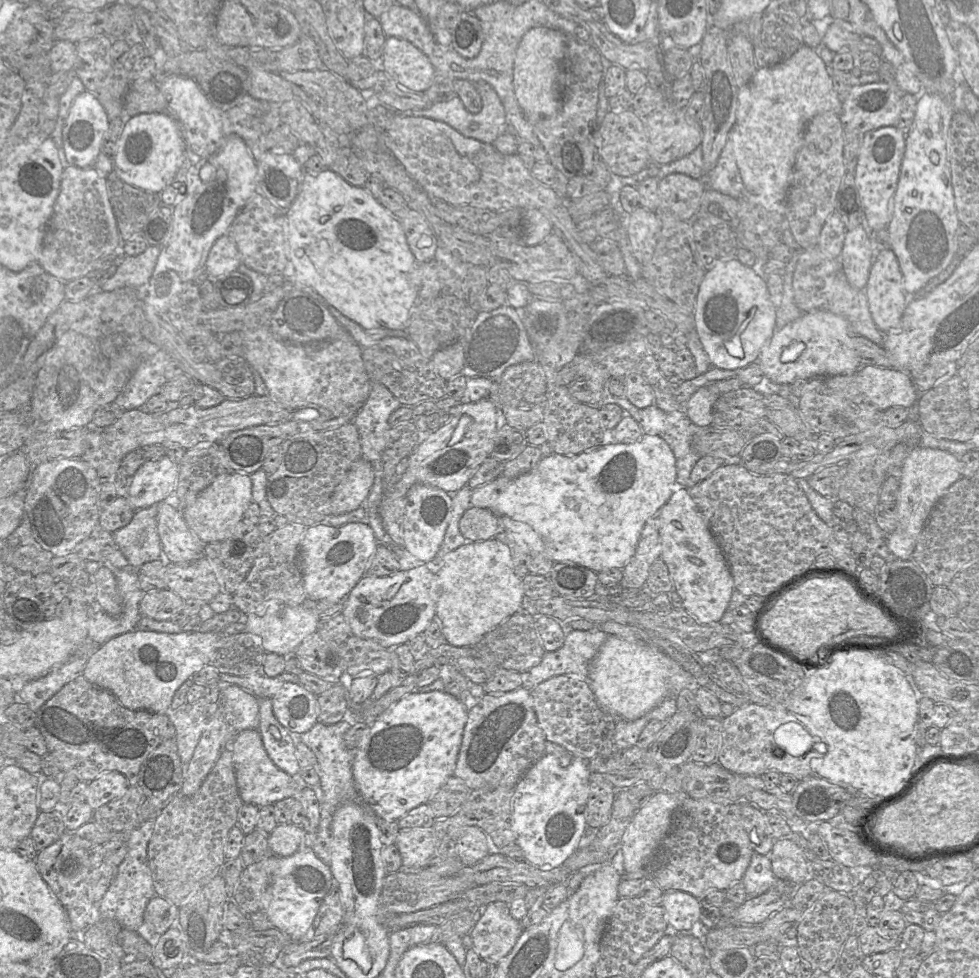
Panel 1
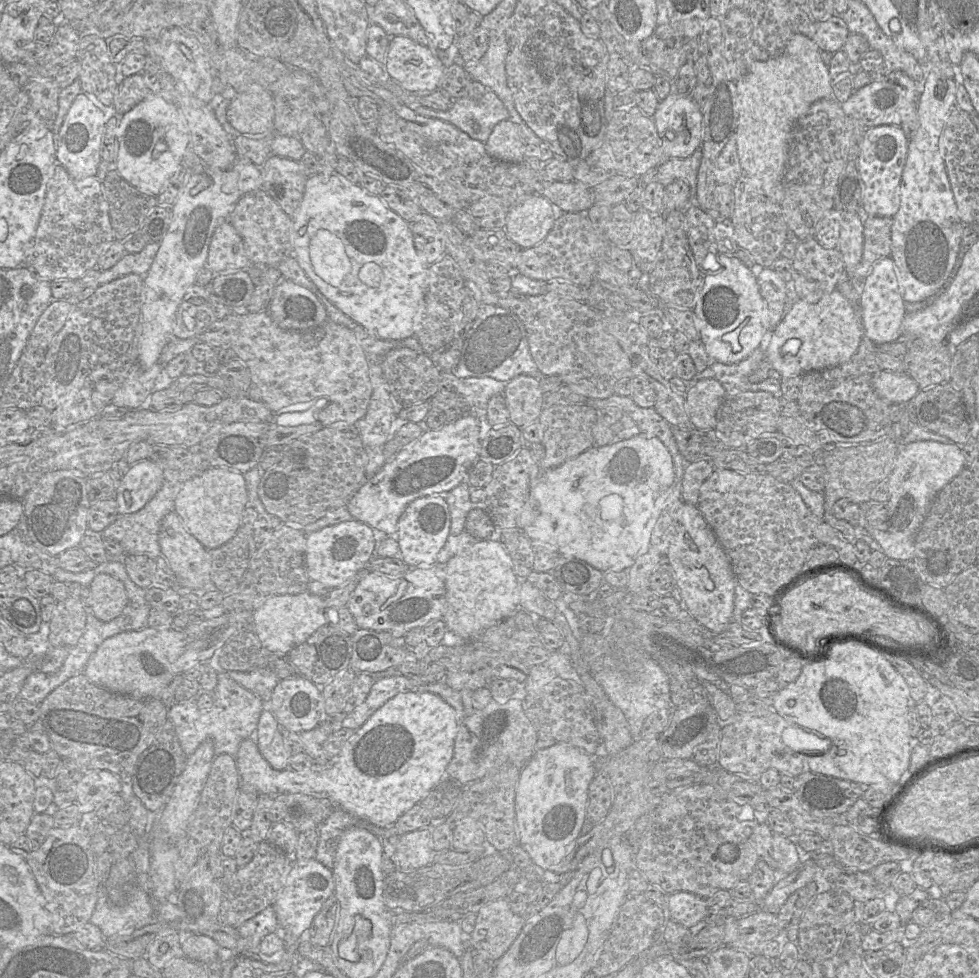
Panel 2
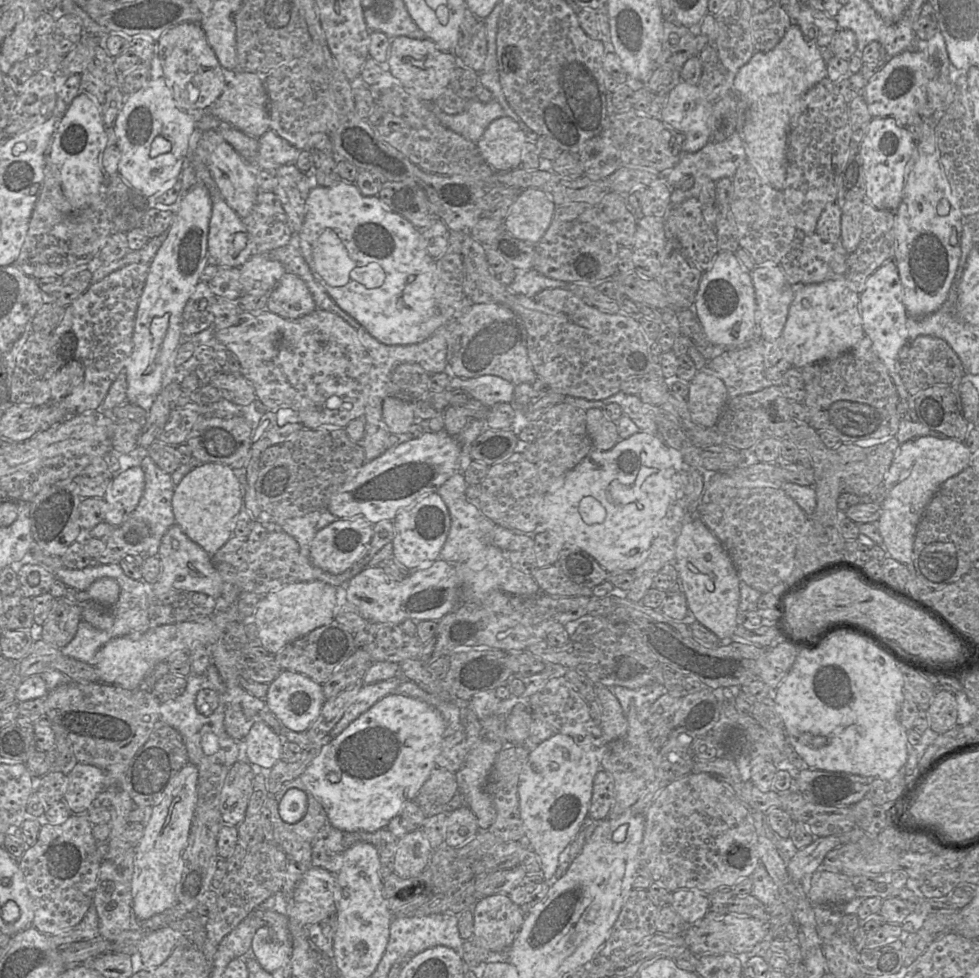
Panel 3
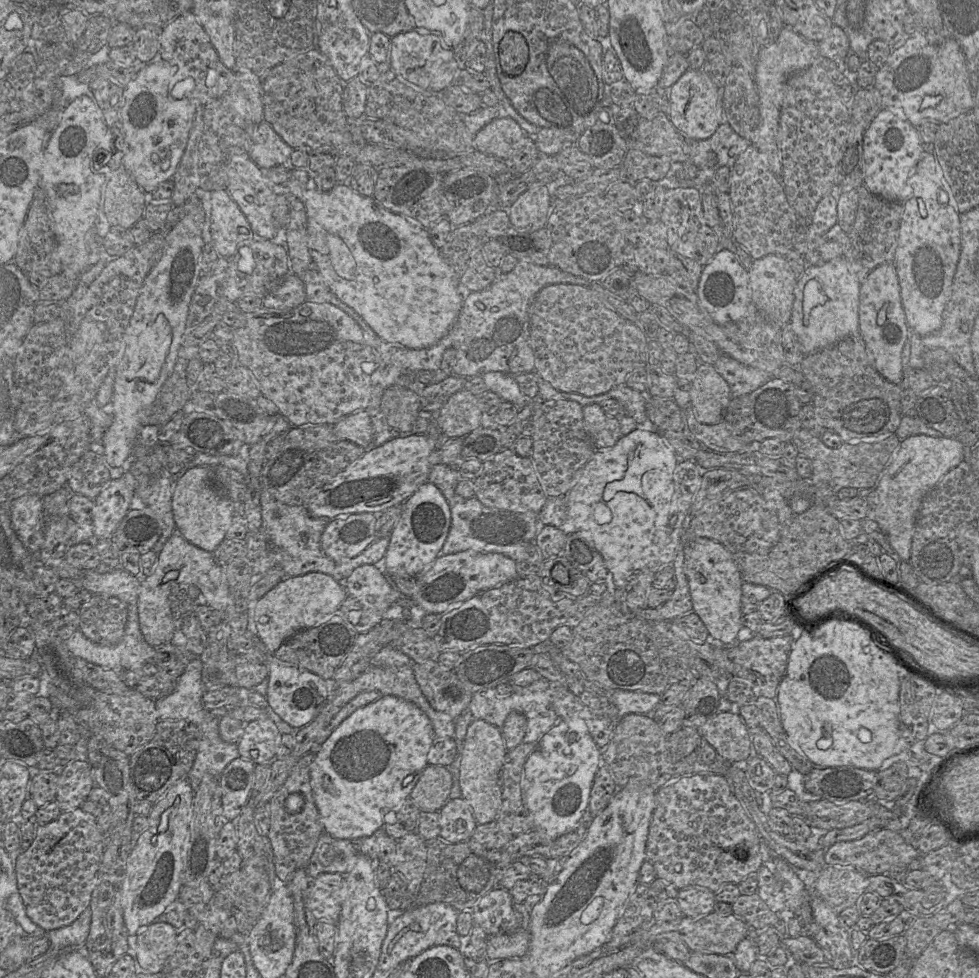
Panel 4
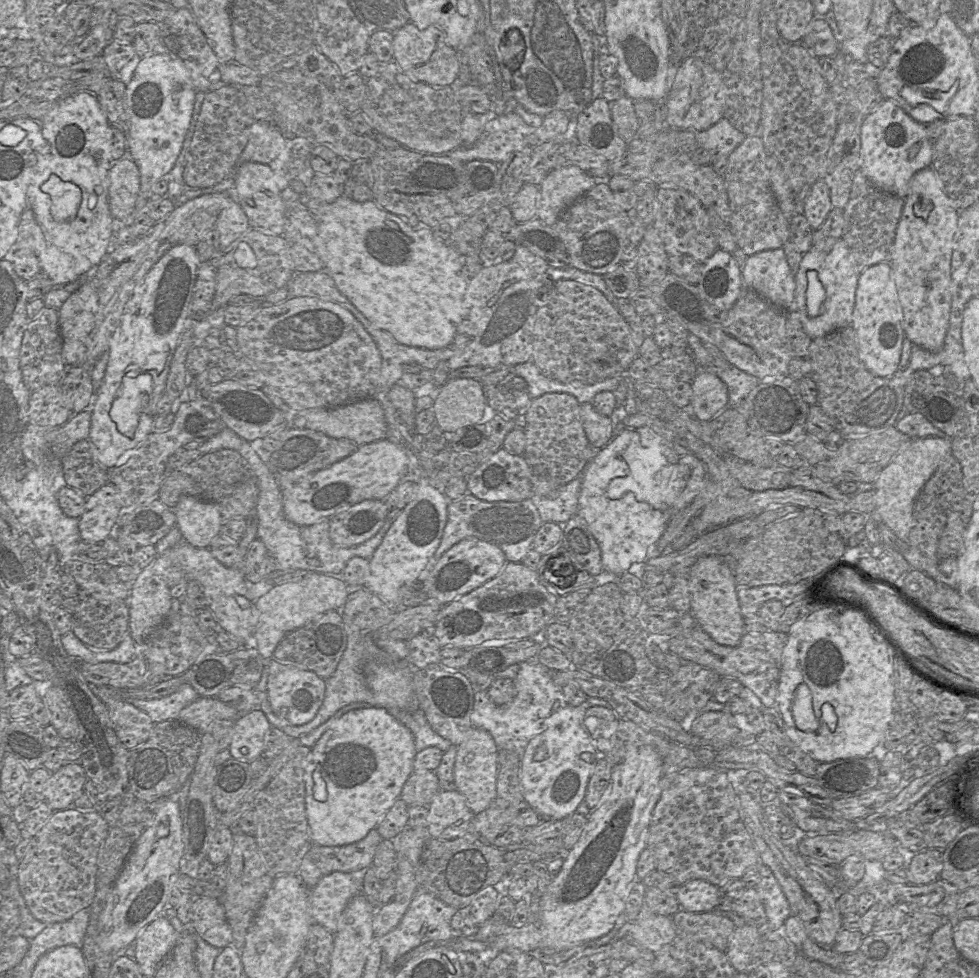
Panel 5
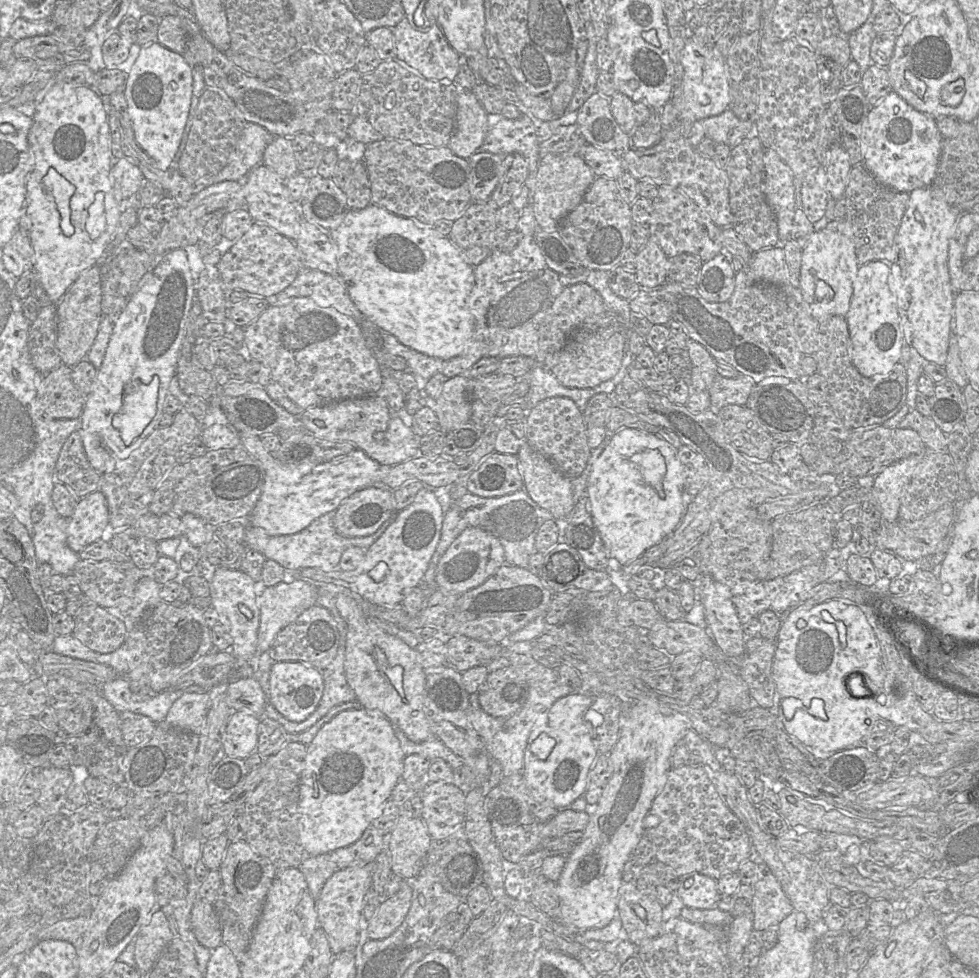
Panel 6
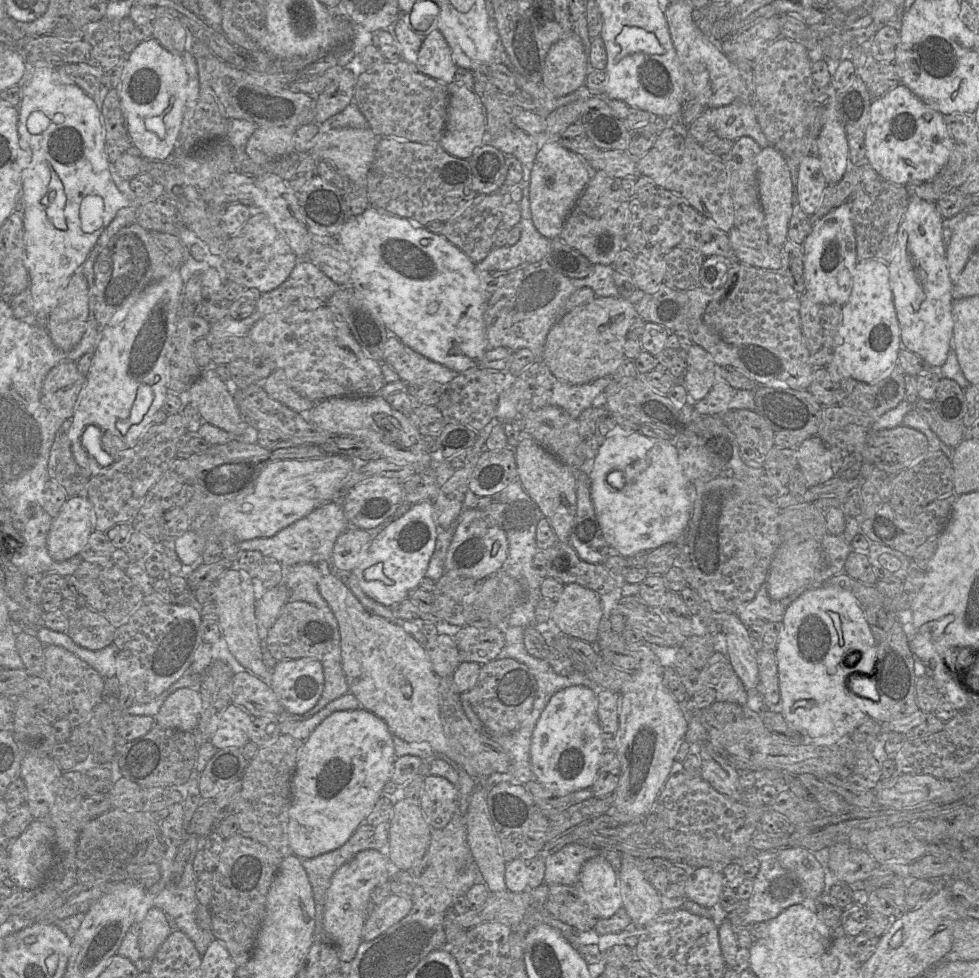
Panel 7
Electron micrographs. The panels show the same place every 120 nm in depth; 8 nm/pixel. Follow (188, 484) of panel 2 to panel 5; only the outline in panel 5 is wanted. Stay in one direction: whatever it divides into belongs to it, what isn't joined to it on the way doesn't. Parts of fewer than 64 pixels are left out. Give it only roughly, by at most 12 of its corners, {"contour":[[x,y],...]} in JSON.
{"contour":[[191,496],[173,508],[183,541],[209,548],[220,535],[219,508]]}

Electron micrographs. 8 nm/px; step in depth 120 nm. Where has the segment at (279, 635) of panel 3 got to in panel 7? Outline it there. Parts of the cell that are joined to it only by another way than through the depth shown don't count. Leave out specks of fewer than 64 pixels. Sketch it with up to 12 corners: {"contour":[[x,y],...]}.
{"contour":[[283,584],[266,590],[256,601],[260,640],[289,601]]}

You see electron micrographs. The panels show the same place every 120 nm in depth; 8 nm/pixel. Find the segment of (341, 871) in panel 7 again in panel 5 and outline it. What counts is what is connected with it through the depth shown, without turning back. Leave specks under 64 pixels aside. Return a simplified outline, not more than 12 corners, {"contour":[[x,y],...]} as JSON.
{"contour":[[335,871],[310,891],[314,922],[336,933],[359,893],[358,873]]}

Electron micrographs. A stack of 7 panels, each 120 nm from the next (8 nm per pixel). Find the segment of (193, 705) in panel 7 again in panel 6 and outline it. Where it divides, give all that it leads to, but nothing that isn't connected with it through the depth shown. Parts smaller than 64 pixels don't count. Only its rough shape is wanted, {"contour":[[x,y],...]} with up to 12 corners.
{"contour":[[186,692],[164,721],[200,735],[208,693]]}

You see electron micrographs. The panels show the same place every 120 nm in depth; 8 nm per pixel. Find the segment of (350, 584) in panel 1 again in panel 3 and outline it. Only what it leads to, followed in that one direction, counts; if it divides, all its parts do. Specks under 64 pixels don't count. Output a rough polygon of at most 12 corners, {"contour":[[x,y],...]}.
{"contour":[[338,519],[315,535],[310,560],[341,574],[364,555],[373,525]]}

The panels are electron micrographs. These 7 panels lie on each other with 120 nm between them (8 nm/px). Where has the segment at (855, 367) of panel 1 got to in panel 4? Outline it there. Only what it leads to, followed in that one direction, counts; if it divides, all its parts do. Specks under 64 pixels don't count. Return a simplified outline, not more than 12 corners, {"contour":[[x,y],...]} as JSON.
{"contour":[[844,257],[807,266],[790,320],[804,355],[859,333]]}

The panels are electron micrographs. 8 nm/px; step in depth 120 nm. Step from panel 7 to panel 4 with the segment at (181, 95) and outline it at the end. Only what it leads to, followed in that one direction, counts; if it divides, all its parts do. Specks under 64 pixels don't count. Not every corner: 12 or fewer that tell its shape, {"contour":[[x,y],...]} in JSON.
{"contour":[[147,63],[124,88],[124,167],[152,194],[174,175],[196,109],[175,67]]}

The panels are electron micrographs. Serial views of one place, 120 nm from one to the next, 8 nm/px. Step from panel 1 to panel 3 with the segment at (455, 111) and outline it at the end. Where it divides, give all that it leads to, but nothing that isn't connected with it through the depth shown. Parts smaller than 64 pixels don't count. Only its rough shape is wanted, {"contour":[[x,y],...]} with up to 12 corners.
{"contour":[[494,99],[467,100],[447,114],[427,104],[442,125],[475,144],[492,121],[506,116]]}

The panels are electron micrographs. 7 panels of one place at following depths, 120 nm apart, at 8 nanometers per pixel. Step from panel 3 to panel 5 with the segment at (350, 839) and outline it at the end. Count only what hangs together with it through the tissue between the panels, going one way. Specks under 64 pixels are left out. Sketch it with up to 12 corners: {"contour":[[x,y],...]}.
{"contour":[[374,828],[355,843],[312,844],[298,875],[310,889],[335,871],[361,875],[381,841]]}

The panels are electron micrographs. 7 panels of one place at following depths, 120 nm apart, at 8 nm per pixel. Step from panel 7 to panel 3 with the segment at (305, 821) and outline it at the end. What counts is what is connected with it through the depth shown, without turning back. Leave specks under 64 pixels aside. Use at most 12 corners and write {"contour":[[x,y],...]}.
{"contour":[[389,694],[300,779],[328,823],[386,828],[436,765],[445,725]]}

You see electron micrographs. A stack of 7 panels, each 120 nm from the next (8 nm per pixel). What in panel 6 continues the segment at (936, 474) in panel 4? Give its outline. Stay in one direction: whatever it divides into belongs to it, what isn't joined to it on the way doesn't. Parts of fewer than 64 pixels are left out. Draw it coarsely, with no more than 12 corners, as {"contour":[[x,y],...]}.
{"contour":[[923,454],[875,476],[871,491],[884,520],[897,521],[902,497]]}

